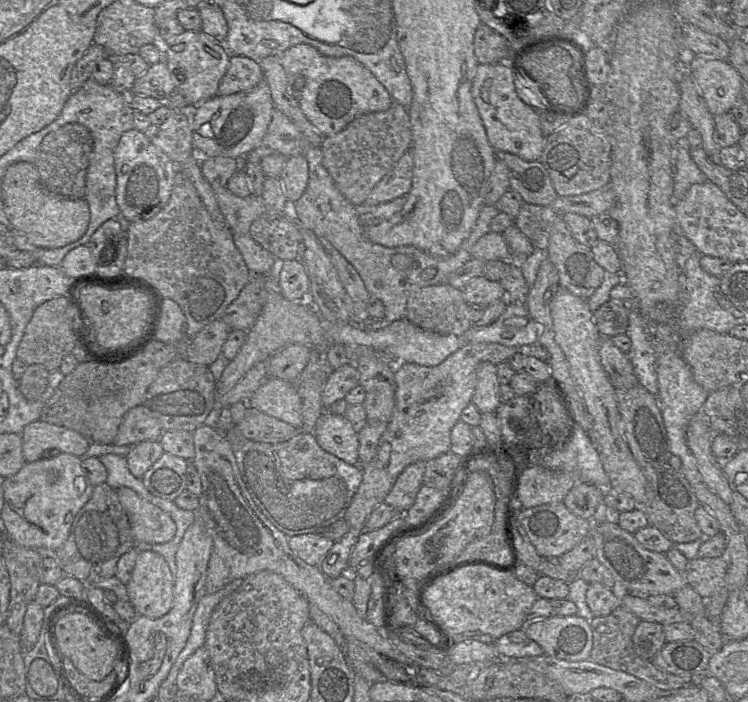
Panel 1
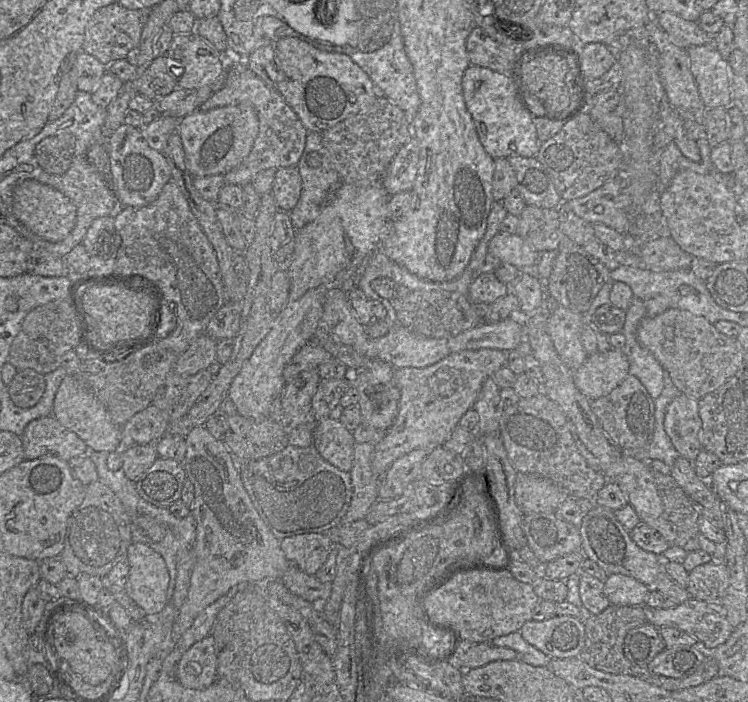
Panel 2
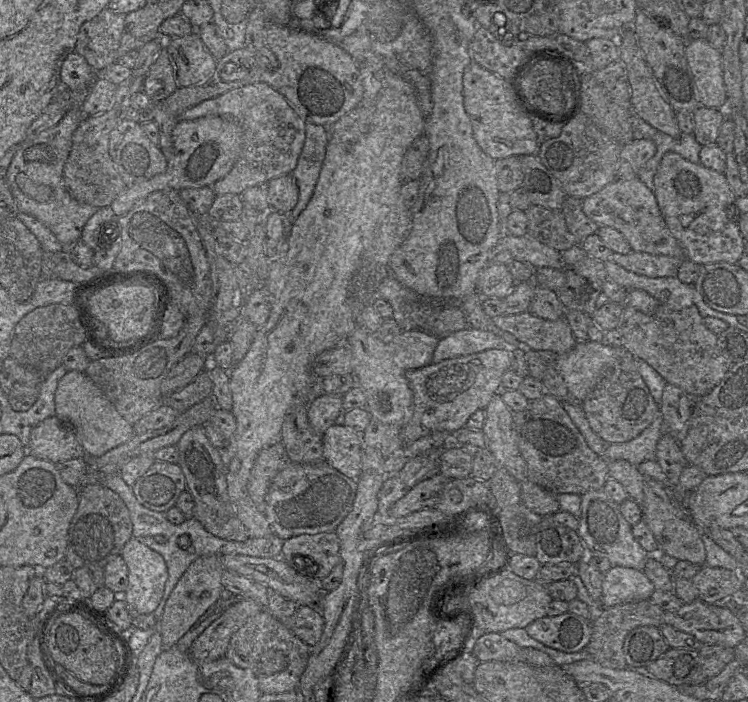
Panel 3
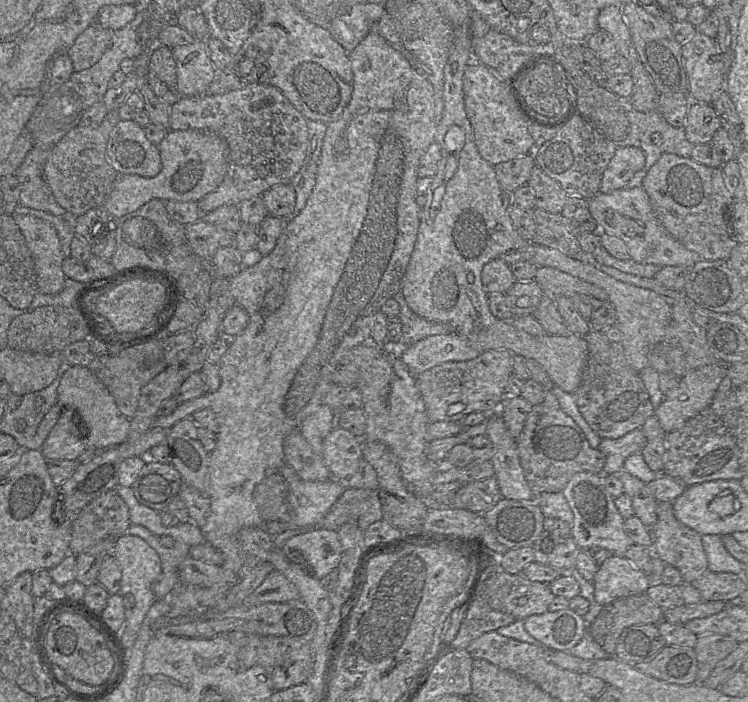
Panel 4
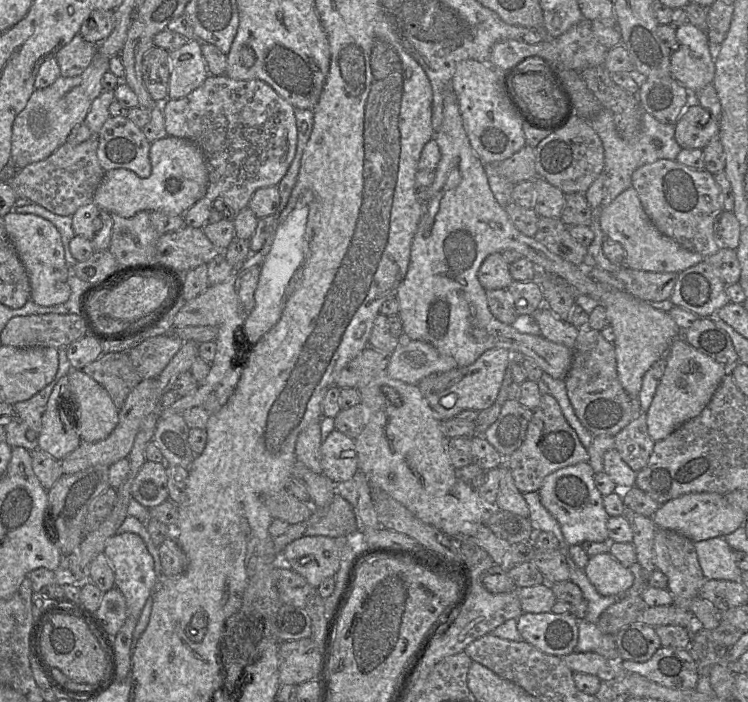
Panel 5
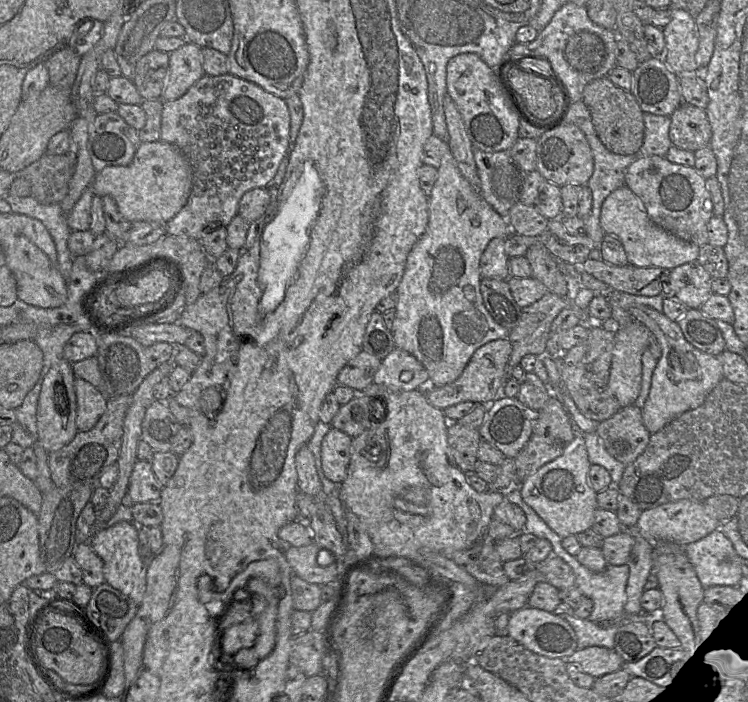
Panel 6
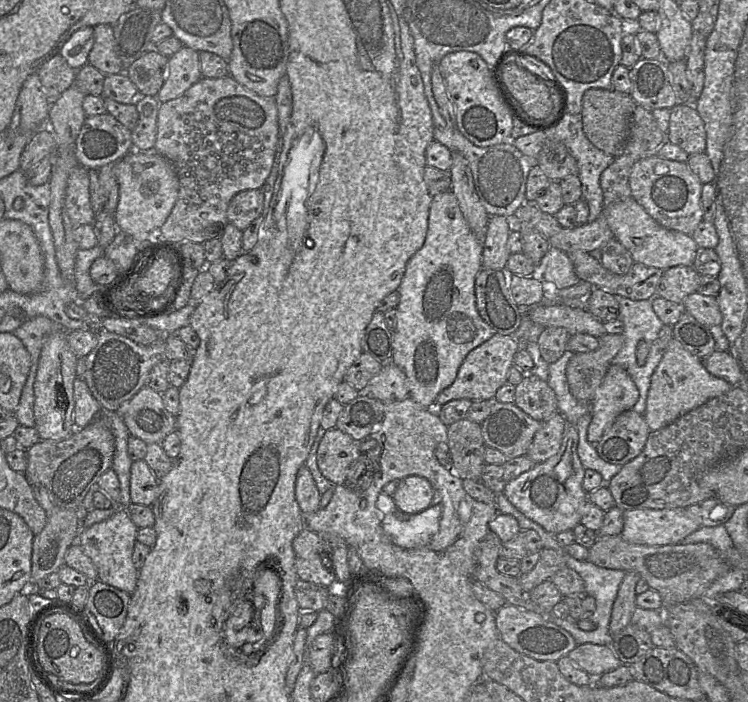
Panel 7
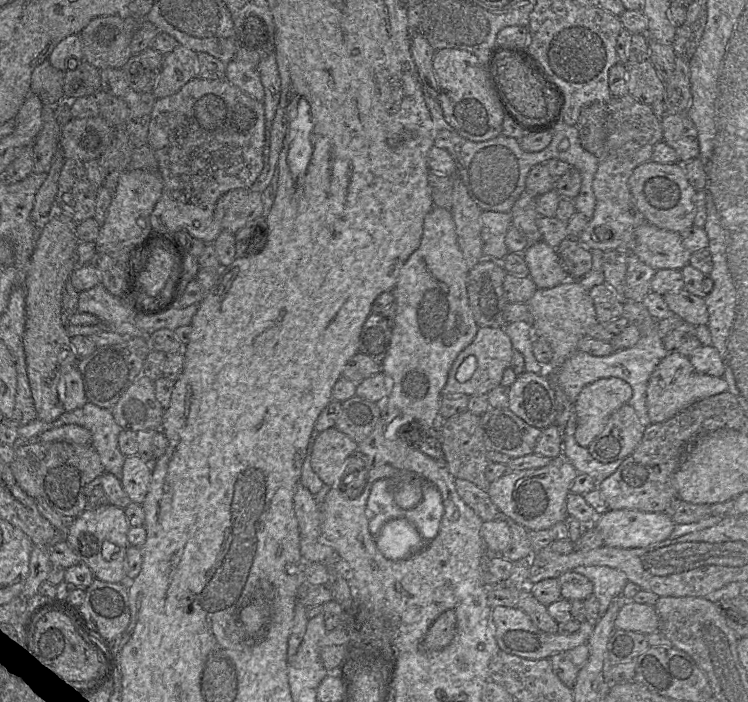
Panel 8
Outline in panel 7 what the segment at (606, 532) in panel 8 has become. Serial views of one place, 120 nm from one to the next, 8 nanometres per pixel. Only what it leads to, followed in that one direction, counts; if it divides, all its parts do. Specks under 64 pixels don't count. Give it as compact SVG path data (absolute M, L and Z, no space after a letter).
M686 507L668 509L637 509L623 512L621 537L632 544L663 546L681 543L689 534L700 528L686 512Z

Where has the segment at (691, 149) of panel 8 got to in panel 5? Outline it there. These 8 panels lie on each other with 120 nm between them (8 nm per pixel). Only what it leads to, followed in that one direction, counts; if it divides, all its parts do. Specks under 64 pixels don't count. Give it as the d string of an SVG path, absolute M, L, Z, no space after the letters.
M692 101L675 123L675 140L682 149L703 149L718 136L719 124L712 114Z

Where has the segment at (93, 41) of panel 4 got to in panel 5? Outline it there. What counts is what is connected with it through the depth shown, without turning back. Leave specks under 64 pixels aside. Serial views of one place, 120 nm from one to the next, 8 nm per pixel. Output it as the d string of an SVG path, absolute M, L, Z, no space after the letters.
M78 33L55 56L60 68L60 76L74 77L82 74L96 53L97 45L86 41Z

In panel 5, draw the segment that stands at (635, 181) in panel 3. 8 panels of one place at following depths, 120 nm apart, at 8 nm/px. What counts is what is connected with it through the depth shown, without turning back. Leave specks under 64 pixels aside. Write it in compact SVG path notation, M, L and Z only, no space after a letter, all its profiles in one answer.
M632 186L599 210L599 222L605 236L620 243L624 248L625 266L631 269L680 273L705 259L701 254L684 248L661 233L646 214L638 193Z

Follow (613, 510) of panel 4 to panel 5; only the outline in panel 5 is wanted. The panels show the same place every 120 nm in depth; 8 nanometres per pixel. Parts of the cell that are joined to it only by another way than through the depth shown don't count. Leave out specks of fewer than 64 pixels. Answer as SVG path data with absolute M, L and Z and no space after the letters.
M589 462L578 463L546 476L538 490L541 503L558 521L568 545L581 545L585 541L611 543L607 531L610 516L603 506L603 495L595 485L594 475Z

